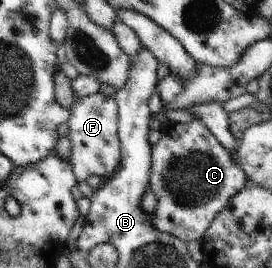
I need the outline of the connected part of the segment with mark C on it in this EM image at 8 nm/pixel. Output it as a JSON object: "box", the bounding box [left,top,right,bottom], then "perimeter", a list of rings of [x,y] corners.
{"box":[149,123,247,243],"perimeter":[[[204,123],[169,124],[151,149],[149,189],[158,197],[158,207],[152,214],[154,227],[184,243],[200,242],[226,203],[247,187],[247,180],[234,154],[218,143]]]}

